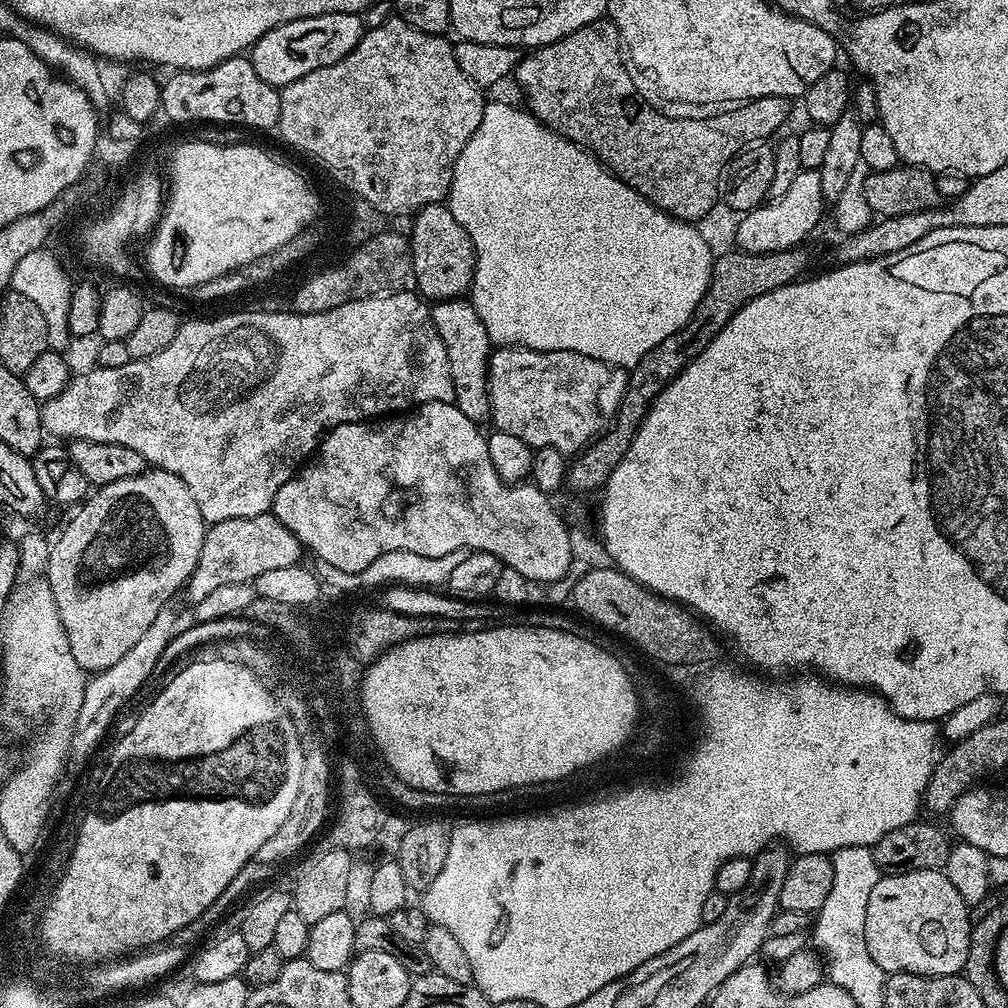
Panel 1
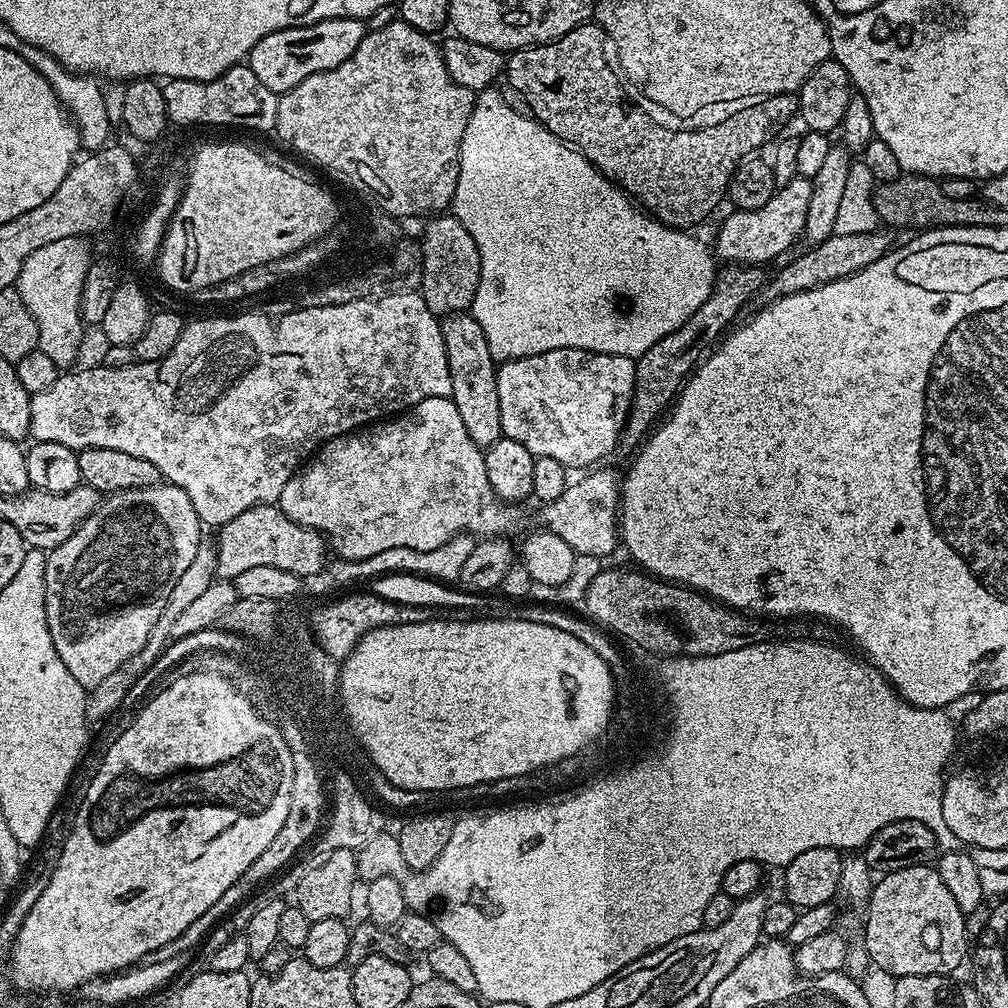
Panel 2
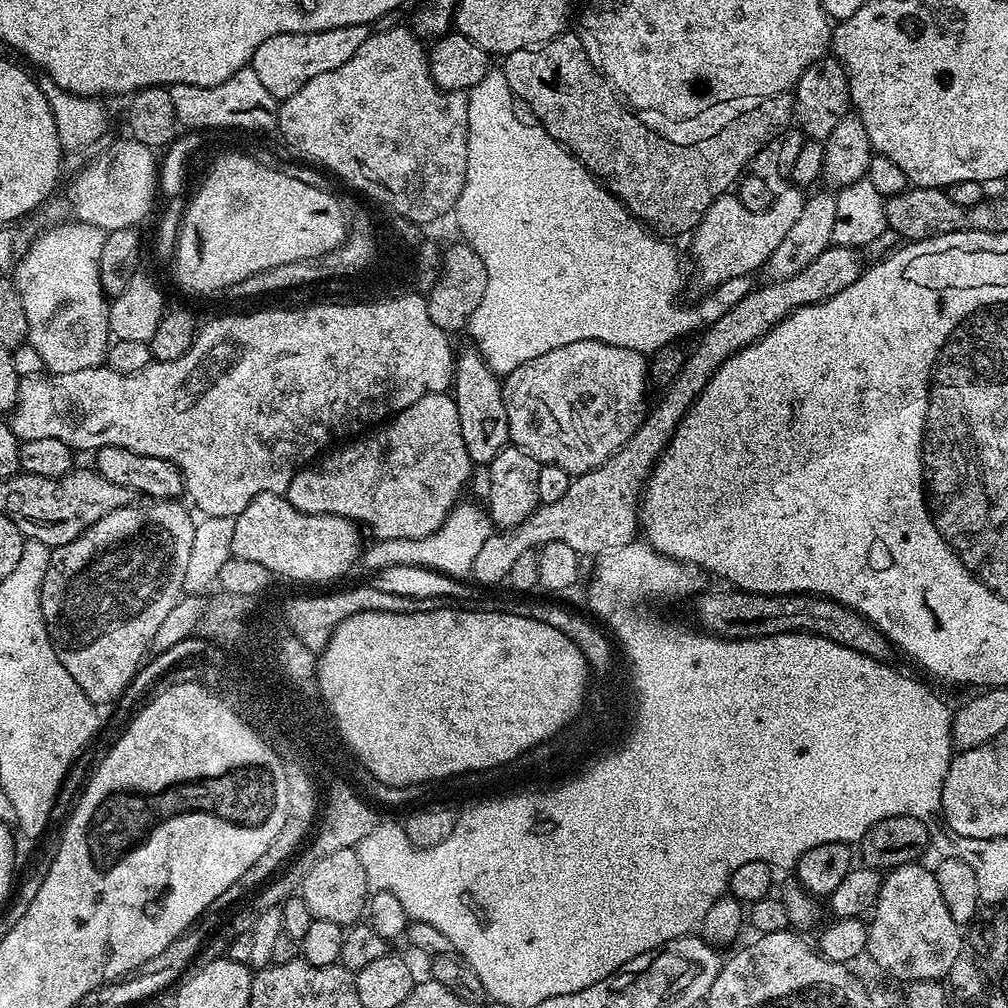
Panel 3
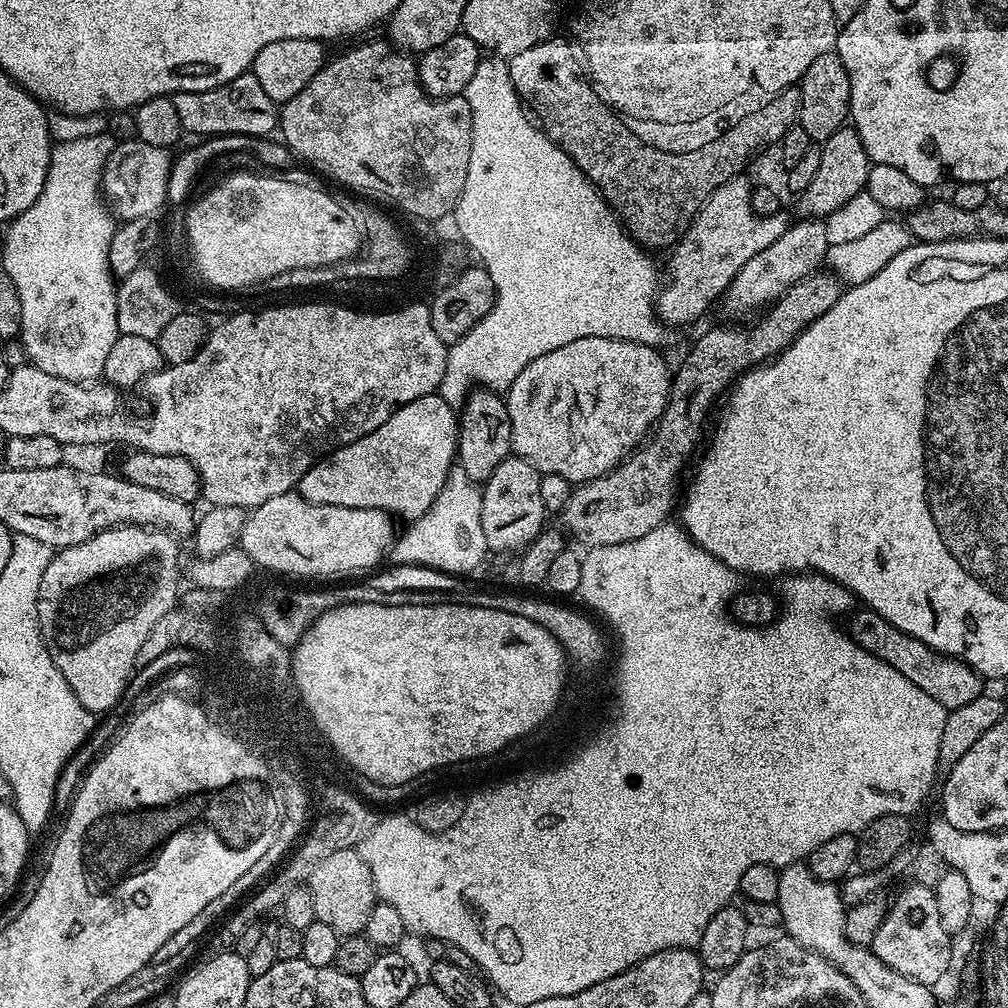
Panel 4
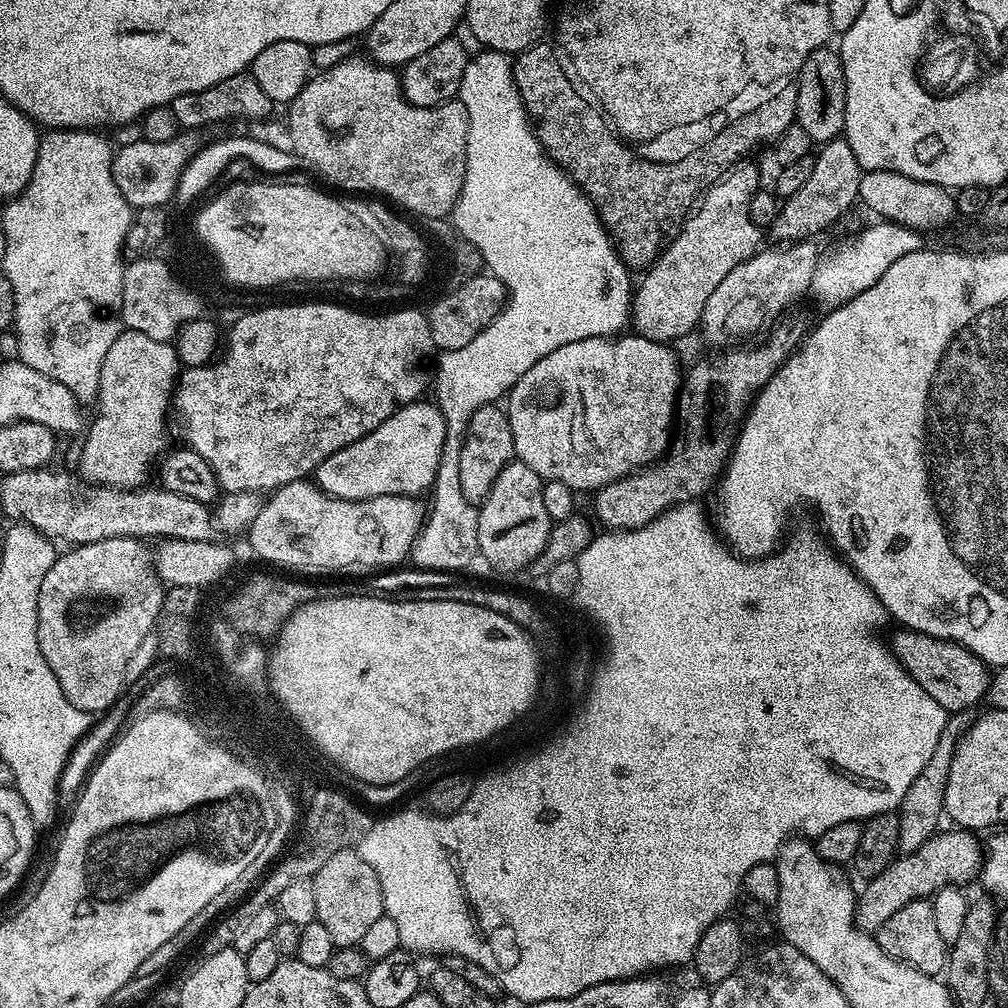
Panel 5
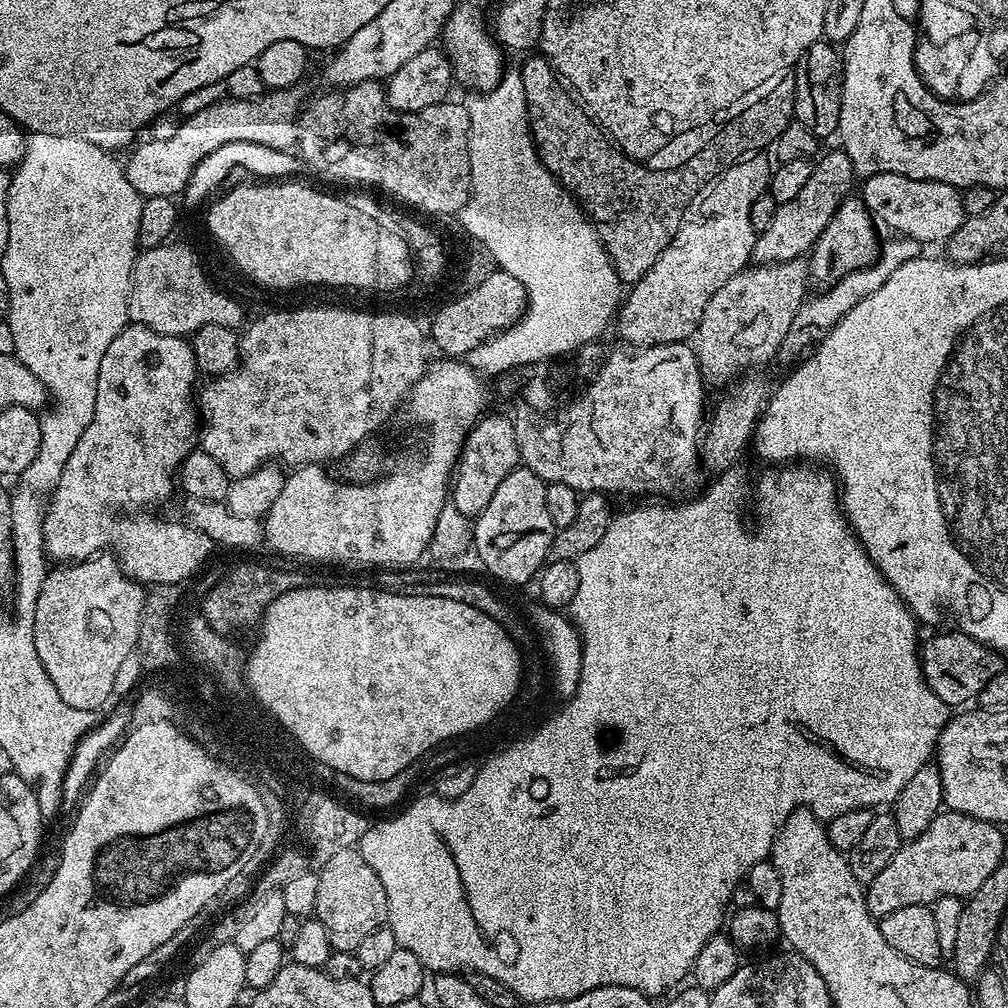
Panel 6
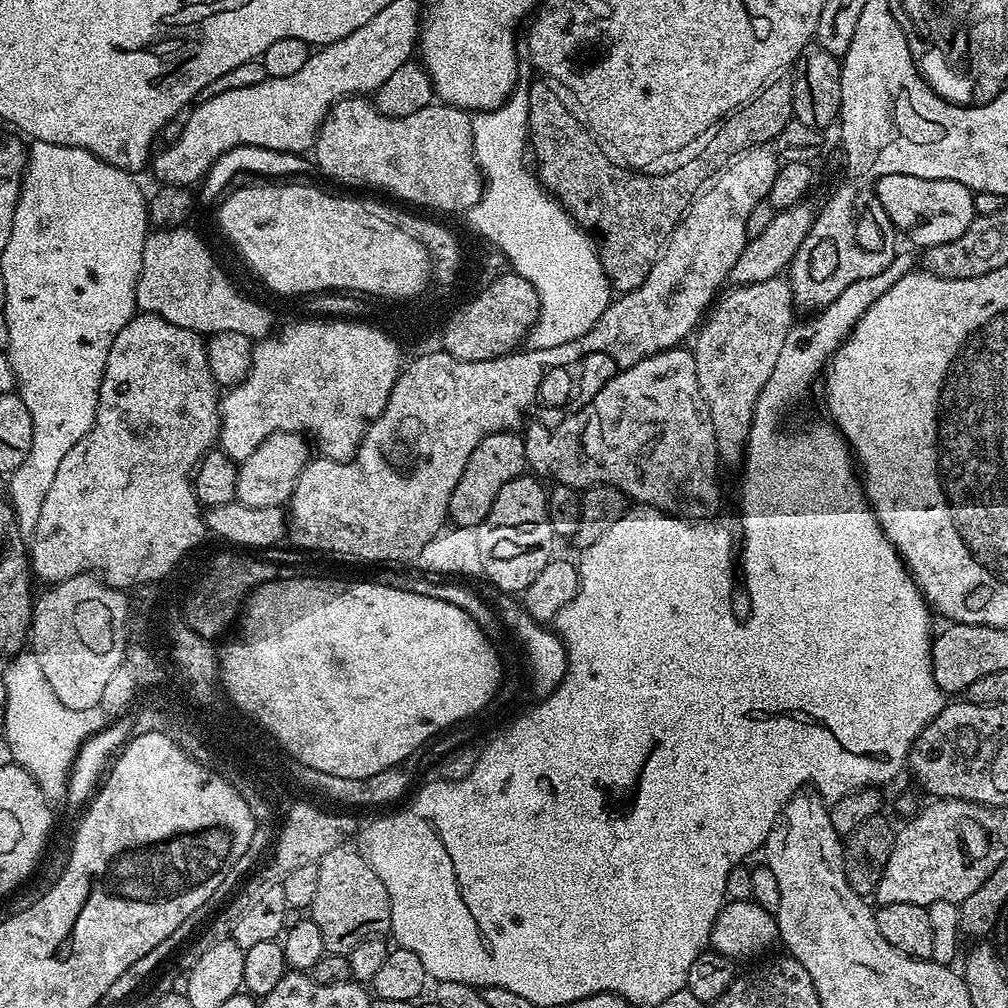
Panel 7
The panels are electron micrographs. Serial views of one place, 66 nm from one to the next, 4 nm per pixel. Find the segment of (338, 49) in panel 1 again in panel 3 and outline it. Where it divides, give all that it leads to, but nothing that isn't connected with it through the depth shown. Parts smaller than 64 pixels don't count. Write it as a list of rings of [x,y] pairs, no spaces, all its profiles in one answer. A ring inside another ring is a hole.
[[[369,25],[346,26],[345,28],[331,28],[330,30],[318,30],[317,32],[287,32],[286,34],[274,34],[254,50],[250,67],[262,86],[270,90],[270,94],[282,102],[290,98],[290,94],[298,94],[310,78],[318,78],[318,74],[326,74],[326,70],[338,70],[342,62],[354,58],[366,42],[370,34]]]

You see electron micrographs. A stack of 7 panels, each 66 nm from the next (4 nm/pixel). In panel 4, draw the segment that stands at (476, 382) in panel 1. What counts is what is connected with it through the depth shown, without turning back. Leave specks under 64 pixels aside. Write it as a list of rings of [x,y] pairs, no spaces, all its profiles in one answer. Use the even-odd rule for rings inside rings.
[[[477,387],[469,392],[463,408],[458,412],[460,438],[456,442],[458,463],[470,478],[483,482],[498,470],[498,462],[502,462],[512,452],[512,431],[510,430],[510,414],[505,397],[499,392],[491,392],[489,388]]]

